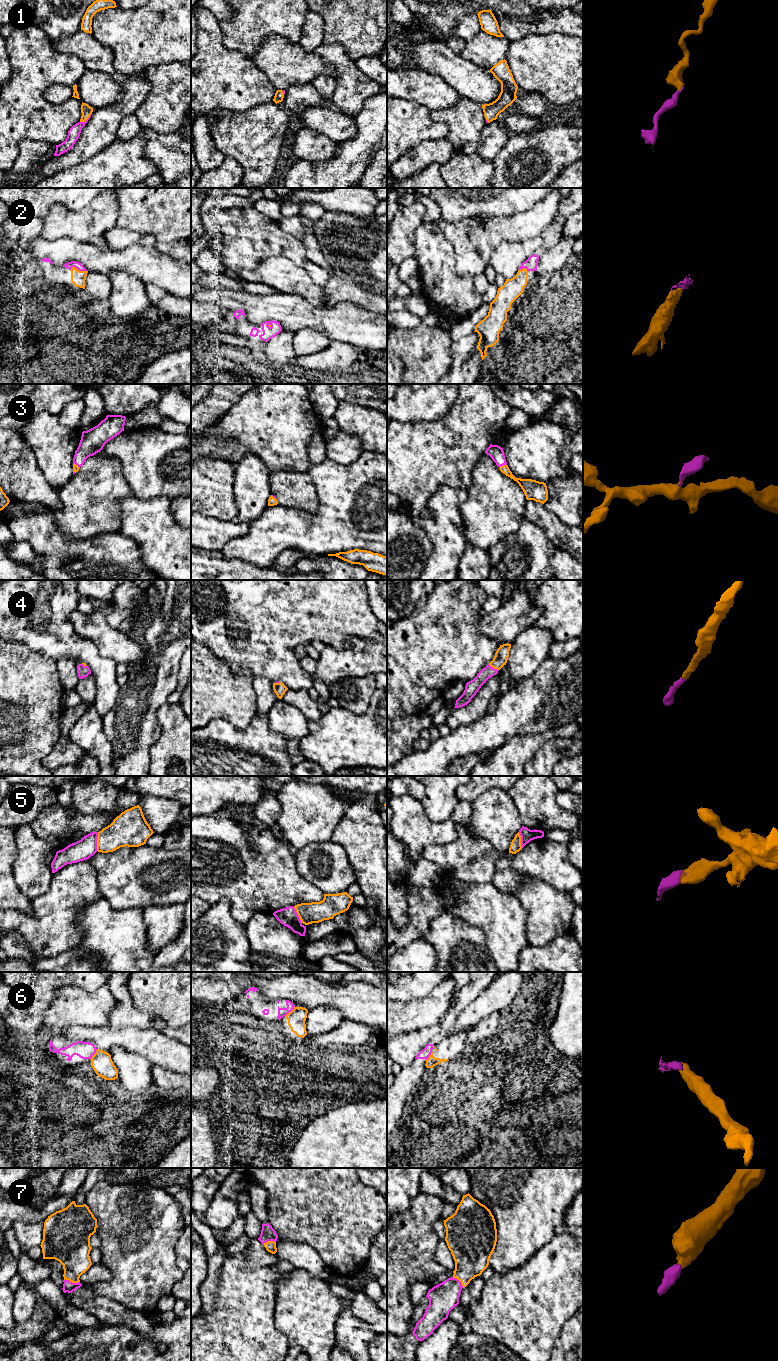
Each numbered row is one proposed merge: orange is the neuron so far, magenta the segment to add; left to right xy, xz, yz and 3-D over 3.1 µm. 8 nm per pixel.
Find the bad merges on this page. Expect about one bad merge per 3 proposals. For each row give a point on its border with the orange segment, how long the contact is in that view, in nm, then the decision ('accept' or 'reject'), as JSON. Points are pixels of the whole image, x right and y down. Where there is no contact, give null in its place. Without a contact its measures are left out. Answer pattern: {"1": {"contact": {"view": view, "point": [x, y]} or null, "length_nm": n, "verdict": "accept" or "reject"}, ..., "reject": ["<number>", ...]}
{"1": {"contact": {"view": "xy", "point": [85, 120]}, "length_nm": 110, "verdict": "accept"}, "2": {"contact": {"view": "xy", "point": [78, 270]}, "length_nm": 140, "verdict": "accept"}, "3": {"contact": {"view": "yz", "point": [503, 465]}, "length_nm": 70, "verdict": "accept"}, "4": {"contact": {"view": "yz", "point": [493, 667]}, "length_nm": 100, "verdict": "accept"}, "5": {"contact": {"view": "xy", "point": [97, 841]}, "length_nm": 150, "verdict": "reject"}, "6": {"contact": {"view": "xz", "point": [291, 1011]}, "length_nm": 120, "verdict": "reject"}, "7": {"contact": {"view": "xy", "point": [72, 1282]}, "length_nm": 130, "verdict": "accept"}, "reject": ["5", "6"]}

